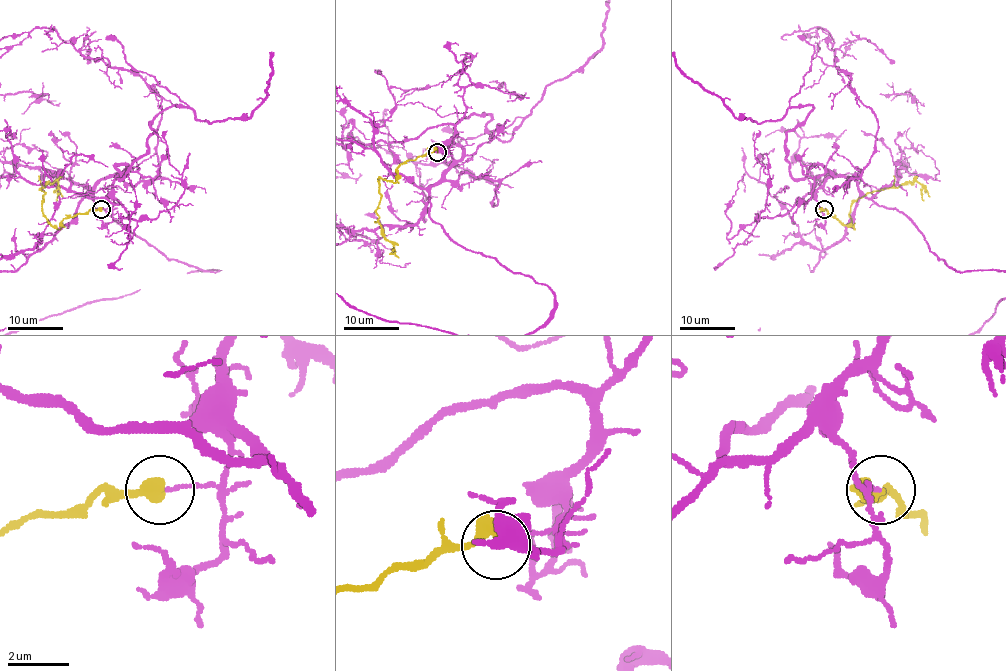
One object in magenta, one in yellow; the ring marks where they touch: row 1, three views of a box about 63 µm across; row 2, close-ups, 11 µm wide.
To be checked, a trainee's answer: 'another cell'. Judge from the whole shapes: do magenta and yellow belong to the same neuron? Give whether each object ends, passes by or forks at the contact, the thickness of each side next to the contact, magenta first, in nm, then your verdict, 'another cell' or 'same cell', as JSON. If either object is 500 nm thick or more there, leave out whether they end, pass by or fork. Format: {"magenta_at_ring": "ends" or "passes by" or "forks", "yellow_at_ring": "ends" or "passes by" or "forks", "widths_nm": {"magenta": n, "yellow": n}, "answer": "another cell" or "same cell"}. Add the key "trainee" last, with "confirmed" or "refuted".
{"magenta_at_ring": "ends", "yellow_at_ring": "ends", "widths_nm": {"magenta": 100, "yellow": 440}, "answer": "another cell", "trainee": "confirmed"}

